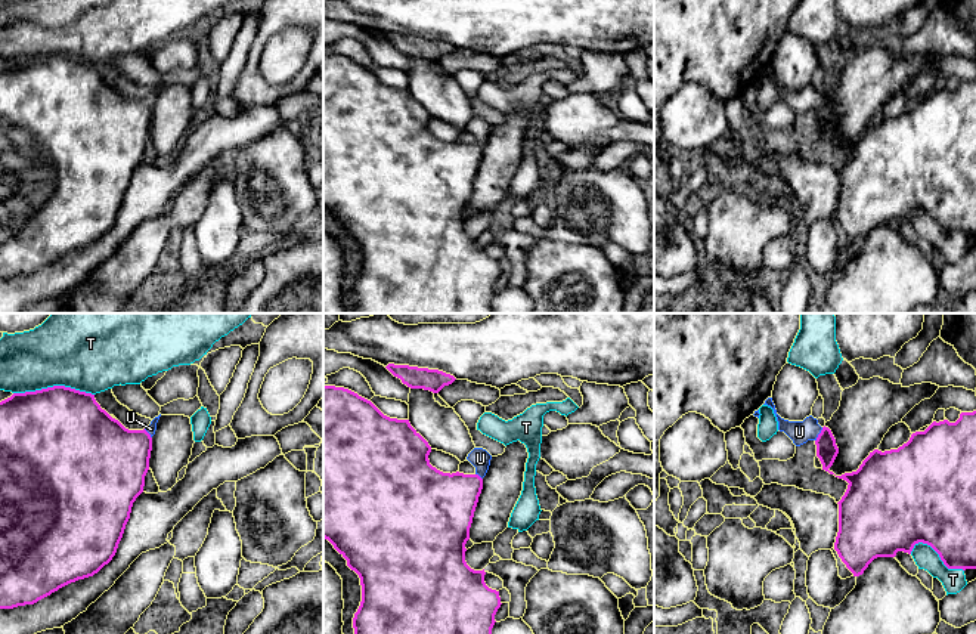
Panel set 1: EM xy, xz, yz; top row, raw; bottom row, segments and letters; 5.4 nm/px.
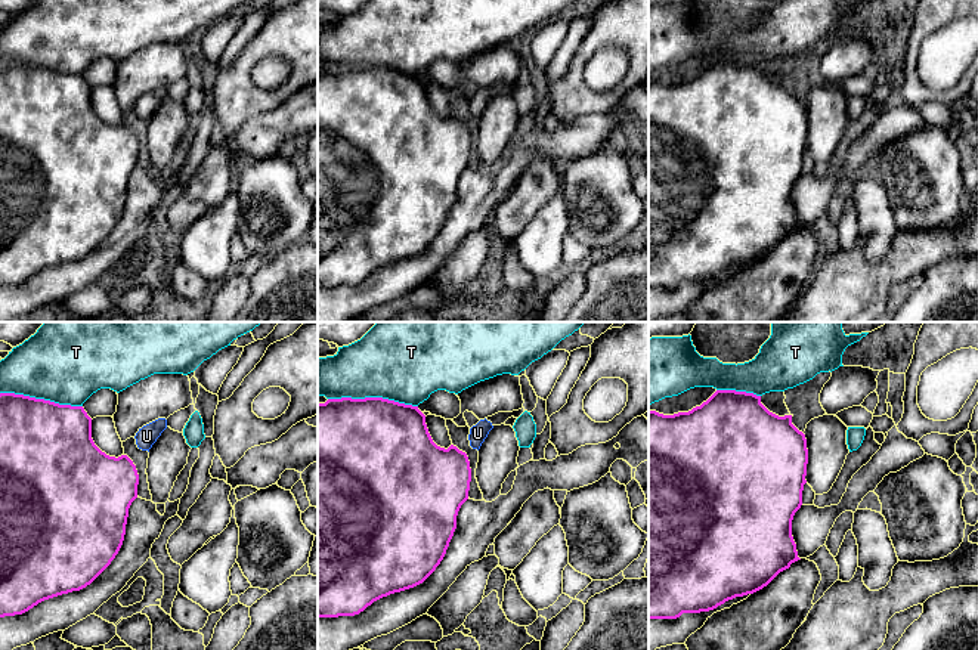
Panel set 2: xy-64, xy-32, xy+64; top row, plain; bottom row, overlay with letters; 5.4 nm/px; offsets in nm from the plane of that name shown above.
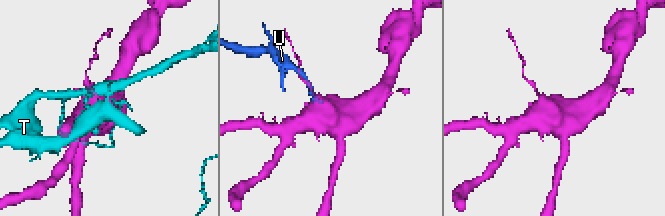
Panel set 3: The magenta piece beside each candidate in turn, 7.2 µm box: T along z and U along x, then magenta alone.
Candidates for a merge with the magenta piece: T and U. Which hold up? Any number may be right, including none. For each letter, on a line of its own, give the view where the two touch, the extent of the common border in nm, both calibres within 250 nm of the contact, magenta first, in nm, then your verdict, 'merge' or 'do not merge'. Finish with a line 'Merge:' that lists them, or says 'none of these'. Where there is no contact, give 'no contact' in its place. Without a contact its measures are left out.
T: xy | 440 nm | 500/340 nm | do not merge
U: yz | 90 nm | 120/120 nm | merge
Merge: U

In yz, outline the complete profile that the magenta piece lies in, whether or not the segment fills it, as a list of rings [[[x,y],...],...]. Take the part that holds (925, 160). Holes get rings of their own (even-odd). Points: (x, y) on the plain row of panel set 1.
[[[976,80],[961,81],[955,92],[933,90],[898,118],[874,118],[856,140],[836,146],[849,154],[837,171],[834,219],[853,245],[862,244],[877,226],[895,226],[898,220],[911,223],[918,211],[930,214],[948,238],[976,238]]]

